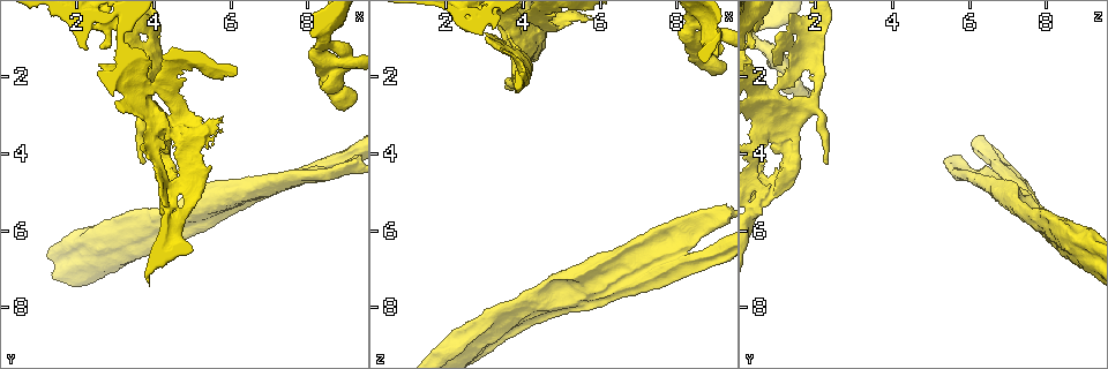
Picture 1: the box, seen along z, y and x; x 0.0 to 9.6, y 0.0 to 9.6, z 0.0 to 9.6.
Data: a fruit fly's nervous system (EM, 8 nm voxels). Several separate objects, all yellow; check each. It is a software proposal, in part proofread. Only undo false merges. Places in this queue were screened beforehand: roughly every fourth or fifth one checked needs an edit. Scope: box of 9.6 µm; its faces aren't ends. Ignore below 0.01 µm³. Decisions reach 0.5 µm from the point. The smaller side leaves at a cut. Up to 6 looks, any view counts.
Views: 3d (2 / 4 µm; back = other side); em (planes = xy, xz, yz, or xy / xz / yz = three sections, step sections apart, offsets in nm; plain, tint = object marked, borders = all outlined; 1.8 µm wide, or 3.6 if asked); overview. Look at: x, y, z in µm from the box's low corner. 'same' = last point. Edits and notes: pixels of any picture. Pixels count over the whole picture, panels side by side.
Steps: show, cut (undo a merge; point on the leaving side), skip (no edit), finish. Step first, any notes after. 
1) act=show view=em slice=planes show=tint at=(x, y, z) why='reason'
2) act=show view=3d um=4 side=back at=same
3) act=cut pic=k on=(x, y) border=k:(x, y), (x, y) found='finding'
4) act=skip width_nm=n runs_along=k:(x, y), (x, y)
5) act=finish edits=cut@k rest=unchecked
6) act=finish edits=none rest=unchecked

act=show view=em slice=planes show=tint at=(3.70, 6.00, 8.20) why='calibre changes'

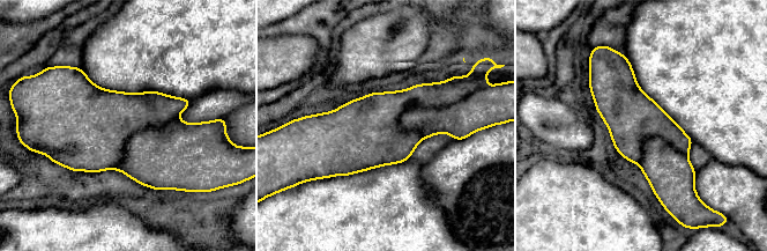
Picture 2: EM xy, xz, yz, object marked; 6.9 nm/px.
act=cut pic=2 on=(458, 119) found='a second cell is stuck on'

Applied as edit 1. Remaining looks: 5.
act=show view=em slice=planes show=tint at=(8.60, 1.65, 1.05) why='sudden change in width'

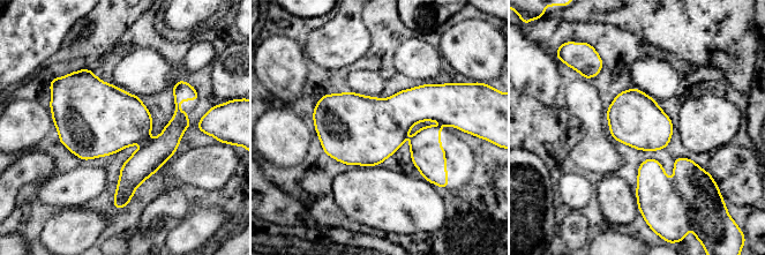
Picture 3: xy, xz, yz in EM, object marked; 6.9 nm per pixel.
act=skip width_nm=380 found='continuous, no second cell'

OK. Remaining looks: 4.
act=show view=em slice=yz step=8 show=tint at=(4.25, 3.45, 1.20) why='four-way junction'

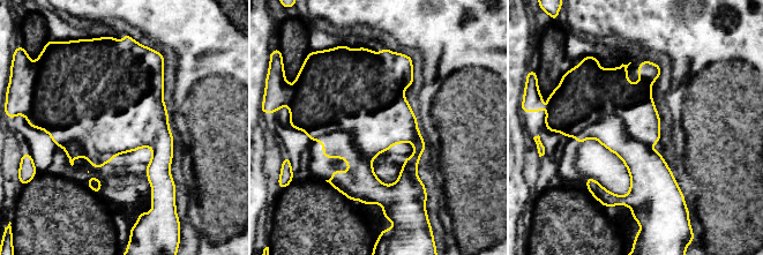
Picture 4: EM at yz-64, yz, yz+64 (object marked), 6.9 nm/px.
act=show view=em slice=planes show=tint at=same why='cut it another way'

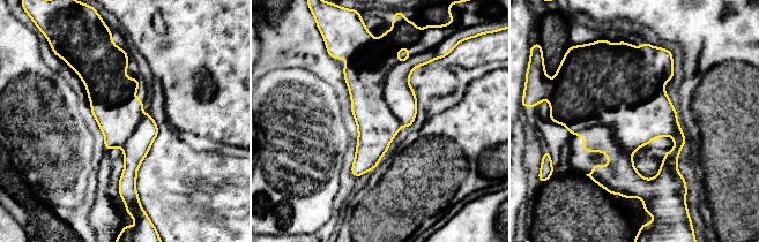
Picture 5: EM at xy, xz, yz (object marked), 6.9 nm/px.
act=cut pic=5 on=(598, 137) width_nm=320 border=5:(577, 133), (609, 126), (632, 153) found='two cells meet here'

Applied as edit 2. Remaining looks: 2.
act=finish edits=cut@2,cut@5 rest=unchecked

